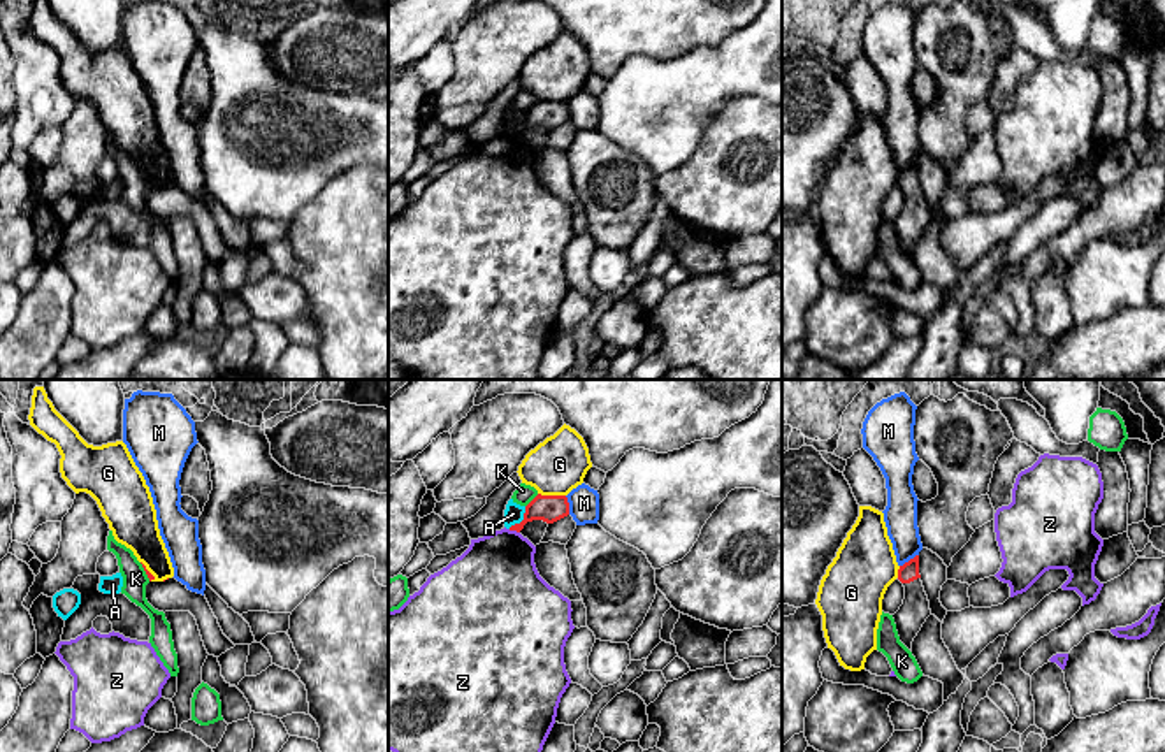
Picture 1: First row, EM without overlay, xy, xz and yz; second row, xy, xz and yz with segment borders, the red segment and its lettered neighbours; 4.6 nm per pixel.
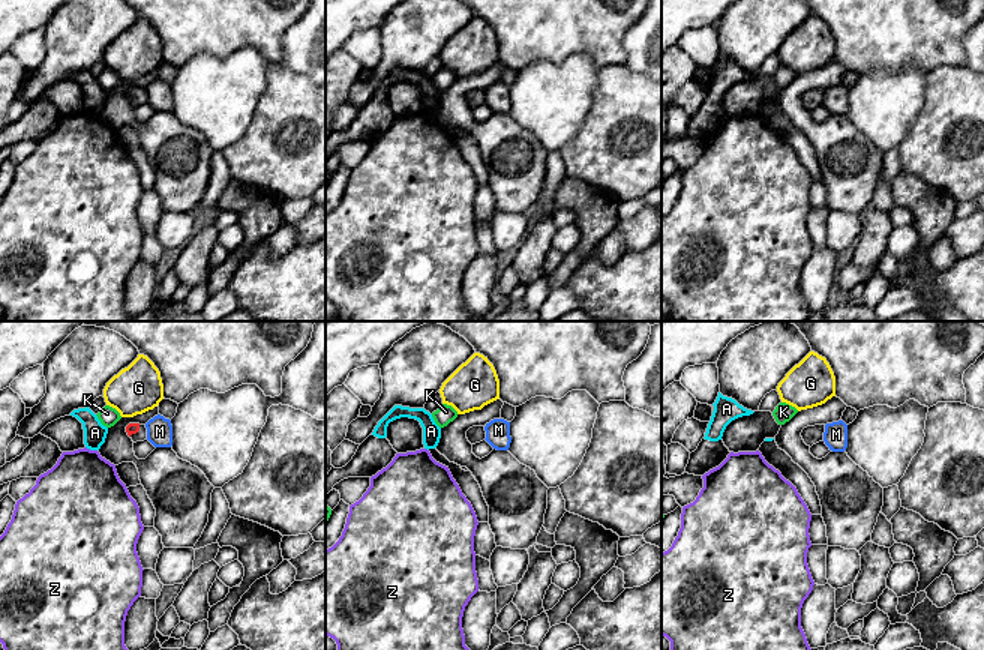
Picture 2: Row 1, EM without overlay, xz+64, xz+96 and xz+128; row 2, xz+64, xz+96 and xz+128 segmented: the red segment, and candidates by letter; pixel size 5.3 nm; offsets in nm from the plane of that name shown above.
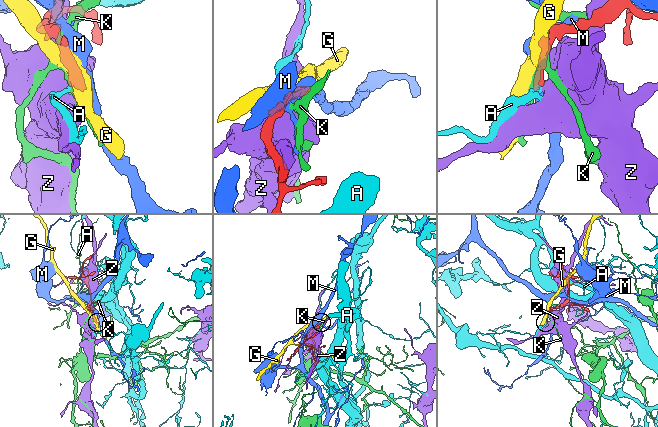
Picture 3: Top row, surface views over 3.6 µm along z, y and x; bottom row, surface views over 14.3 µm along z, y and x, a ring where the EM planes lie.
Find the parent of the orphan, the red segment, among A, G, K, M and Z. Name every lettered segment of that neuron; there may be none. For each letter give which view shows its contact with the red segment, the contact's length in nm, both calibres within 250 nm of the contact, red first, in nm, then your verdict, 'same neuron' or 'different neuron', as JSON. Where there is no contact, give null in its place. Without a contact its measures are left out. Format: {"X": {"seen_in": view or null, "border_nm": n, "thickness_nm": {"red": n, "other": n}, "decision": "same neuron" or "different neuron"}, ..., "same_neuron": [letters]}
{"A": {"seen_in": "xz", "border_nm": 130, "thickness_nm": {"red": 130, "other": 90}, "decision": "different neuron"}, "G": {"seen_in": "xz", "border_nm": 130, "thickness_nm": {"red": 130, "other": 260}, "decision": "different neuron"}, "K": {"seen_in": "xz", "border_nm": 90, "thickness_nm": {"red": 130, "other": 90}, "decision": "different neuron"}, "M": {"seen_in": "xz", "border_nm": 90, "thickness_nm": {"red": 130, "other": 140}, "decision": "different neuron"}, "Z": {"seen_in": "xz", "border_nm": 60, "thickness_nm": {"red": 130, "other": 380}, "decision": "different neuron"}, "same_neuron": []}

